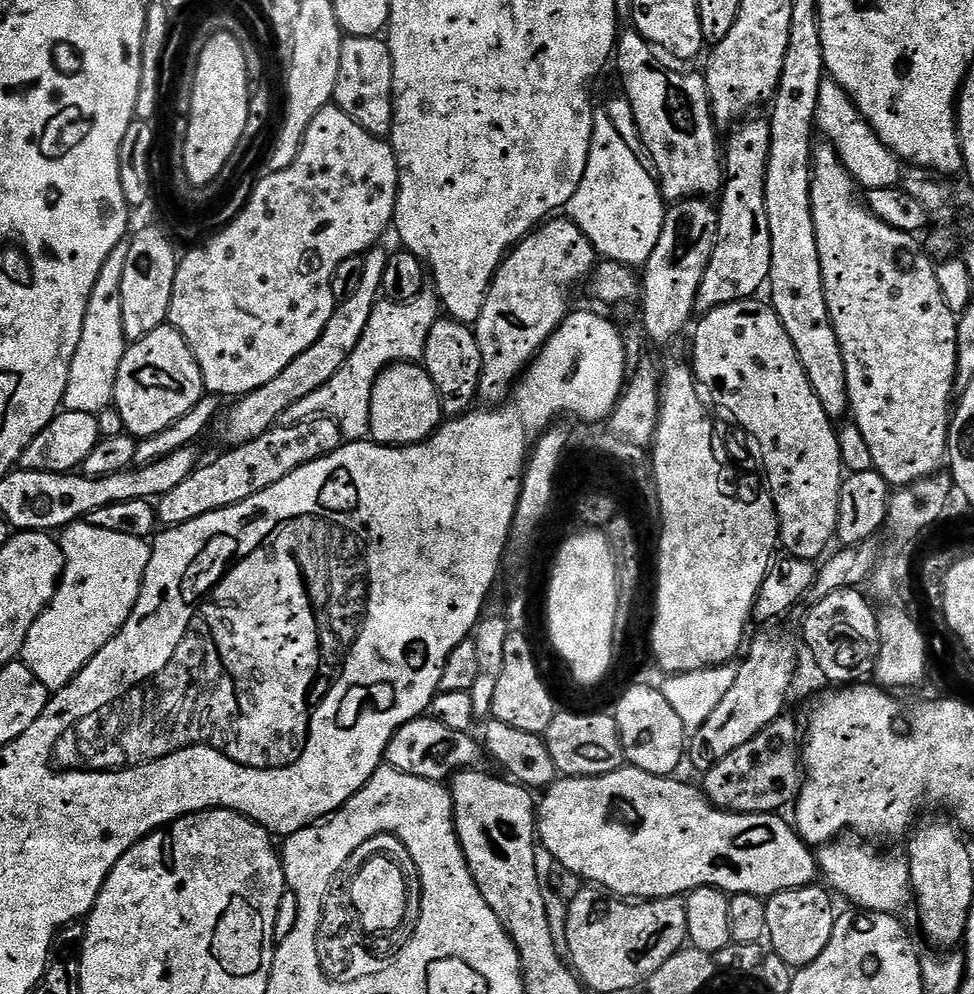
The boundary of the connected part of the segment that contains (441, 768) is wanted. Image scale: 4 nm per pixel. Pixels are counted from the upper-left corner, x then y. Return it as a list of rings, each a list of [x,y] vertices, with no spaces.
[[[425,714],[416,720],[406,722],[390,738],[388,749],[384,751],[384,758],[389,768],[397,768],[406,774],[414,774],[414,778],[426,778],[427,780],[447,781],[456,775],[471,769],[480,760],[482,748],[477,737],[467,732],[450,730],[450,726],[442,726],[442,722],[432,719]]]

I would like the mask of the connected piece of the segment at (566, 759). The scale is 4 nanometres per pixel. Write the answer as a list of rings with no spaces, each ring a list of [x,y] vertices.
[[[560,710],[542,735],[548,744],[550,758],[554,758],[554,766],[561,777],[601,776],[625,767],[624,747],[620,741],[615,715]]]

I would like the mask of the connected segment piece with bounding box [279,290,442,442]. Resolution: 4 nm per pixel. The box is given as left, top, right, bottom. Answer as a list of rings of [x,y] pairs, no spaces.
[[[432,290],[420,292],[418,298],[406,302],[381,299],[374,306],[374,314],[370,314],[370,322],[366,322],[362,338],[358,338],[358,346],[354,346],[354,354],[342,362],[342,370],[338,370],[326,386],[314,390],[314,394],[306,394],[300,402],[294,402],[280,415],[279,423],[297,424],[314,416],[328,416],[339,426],[345,441],[365,439],[370,433],[370,394],[374,382],[391,364],[423,361],[426,338],[430,338],[430,330],[441,316],[440,298]]]

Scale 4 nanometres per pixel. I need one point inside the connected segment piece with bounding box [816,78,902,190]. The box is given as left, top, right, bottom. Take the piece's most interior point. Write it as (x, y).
(872, 165)

